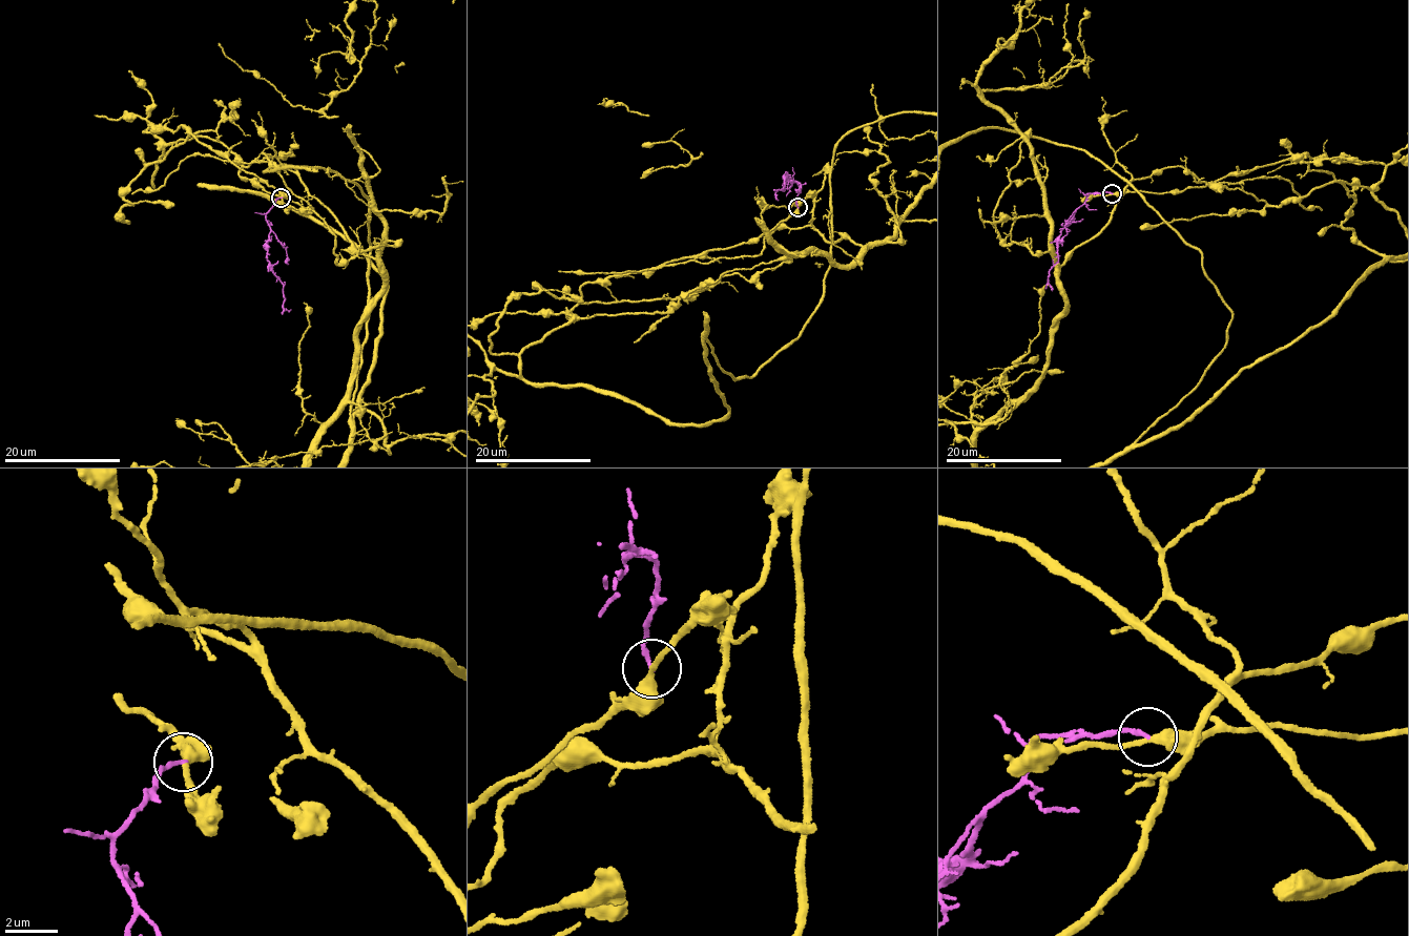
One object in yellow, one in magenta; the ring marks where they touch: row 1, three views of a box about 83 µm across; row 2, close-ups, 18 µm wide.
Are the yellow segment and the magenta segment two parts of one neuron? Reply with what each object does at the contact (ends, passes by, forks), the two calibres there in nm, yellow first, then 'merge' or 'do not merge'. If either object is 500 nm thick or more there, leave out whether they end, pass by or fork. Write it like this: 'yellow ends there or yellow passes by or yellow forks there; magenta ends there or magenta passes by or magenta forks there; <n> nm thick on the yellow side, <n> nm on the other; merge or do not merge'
yellow passes by; magenta ends there; 300 nm thick on the yellow side, 160 nm on the other; do not merge

